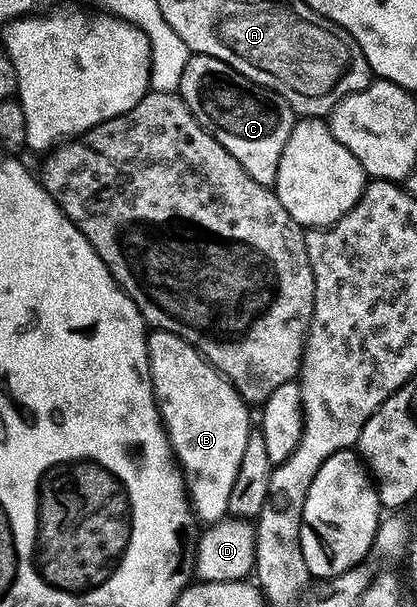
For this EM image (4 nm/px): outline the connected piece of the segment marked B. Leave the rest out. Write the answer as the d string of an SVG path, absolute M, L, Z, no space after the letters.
M154 329L146 338L150 374L154 383L154 397L158 400L158 413L166 434L174 448L175 458L180 462L183 480L186 482L188 496L193 509L203 523L221 521L228 513L228 495L232 483L236 483L236 471L240 471L240 458L244 456L244 443L248 443L252 426L247 402L234 390L234 386L213 369L189 341L171 333L169 329Z

